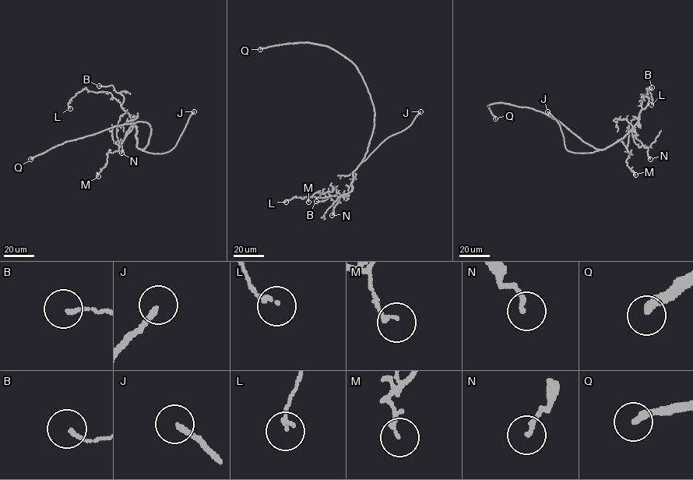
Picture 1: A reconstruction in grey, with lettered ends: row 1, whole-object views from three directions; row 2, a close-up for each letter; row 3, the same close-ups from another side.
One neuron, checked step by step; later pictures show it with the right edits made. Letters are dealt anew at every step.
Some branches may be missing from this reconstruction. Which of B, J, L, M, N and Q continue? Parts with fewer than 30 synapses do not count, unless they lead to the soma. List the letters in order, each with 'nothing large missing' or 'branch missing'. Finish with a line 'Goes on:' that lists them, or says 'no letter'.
B: nothing large missing
J: branch missing
L: nothing large missing
M: nothing large missing
N: nothing large missing
Q: branch missing
Goes on: J, Q

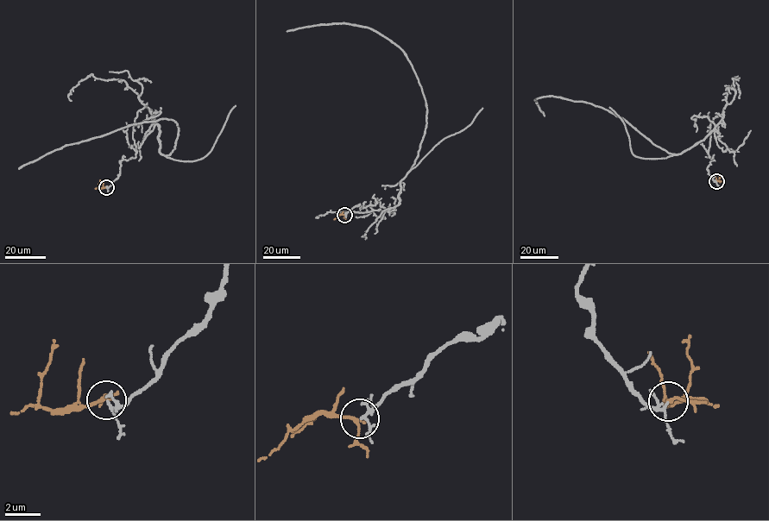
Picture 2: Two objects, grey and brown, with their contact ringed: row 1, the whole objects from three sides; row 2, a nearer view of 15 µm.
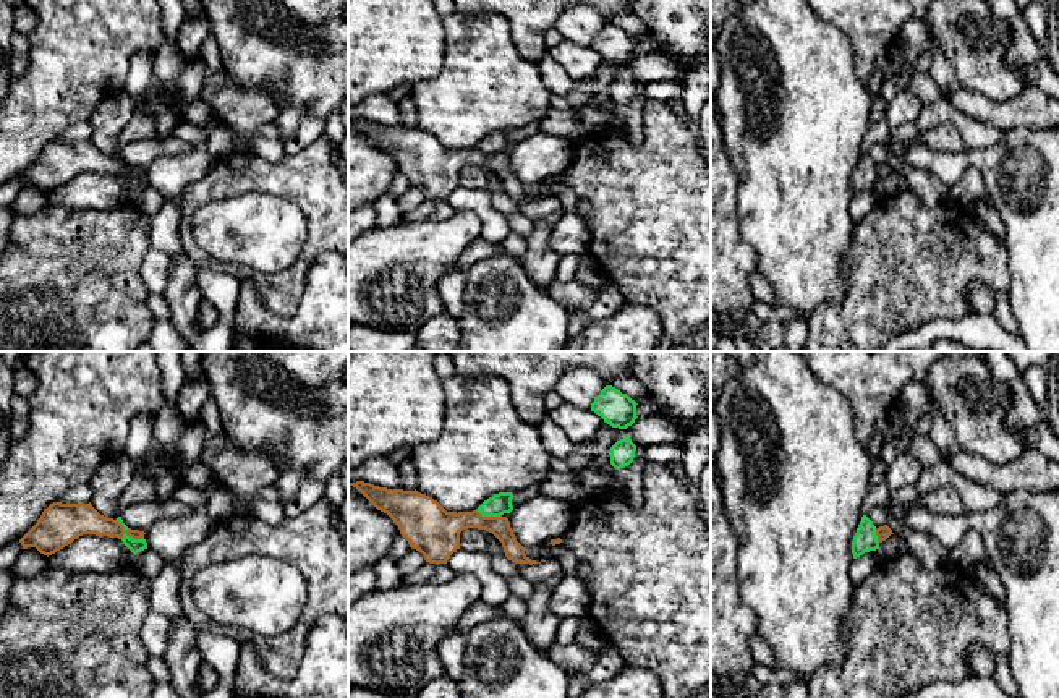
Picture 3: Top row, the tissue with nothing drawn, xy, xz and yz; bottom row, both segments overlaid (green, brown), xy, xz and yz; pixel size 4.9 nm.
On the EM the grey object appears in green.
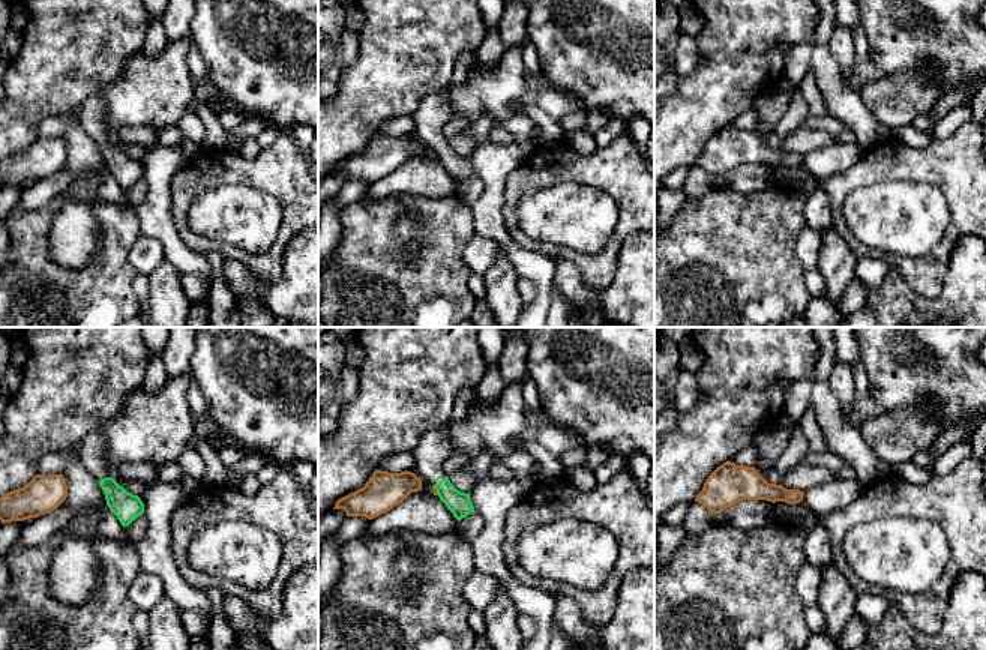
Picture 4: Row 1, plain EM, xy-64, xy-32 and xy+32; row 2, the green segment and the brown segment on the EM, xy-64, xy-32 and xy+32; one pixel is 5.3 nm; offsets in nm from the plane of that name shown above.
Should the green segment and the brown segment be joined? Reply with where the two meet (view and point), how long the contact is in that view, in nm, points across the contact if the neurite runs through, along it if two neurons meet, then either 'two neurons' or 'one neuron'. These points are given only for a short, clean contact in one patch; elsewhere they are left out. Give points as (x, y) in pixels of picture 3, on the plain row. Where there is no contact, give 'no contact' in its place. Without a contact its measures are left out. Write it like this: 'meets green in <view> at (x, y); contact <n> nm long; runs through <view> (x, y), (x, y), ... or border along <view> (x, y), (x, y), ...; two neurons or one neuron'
meets green in xy at (127, 172); contact 170 nm long; border along xy (115, 157), (130, 174), (143, 175); two neurons

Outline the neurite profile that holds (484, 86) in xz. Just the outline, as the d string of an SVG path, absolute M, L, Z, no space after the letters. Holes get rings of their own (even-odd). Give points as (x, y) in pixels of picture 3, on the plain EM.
M455 11L442 16L445 60L434 79L413 84L410 99L416 105L416 128L437 138L447 149L473 149L499 130L518 130L538 123L551 109L538 63L525 60L500 13Z

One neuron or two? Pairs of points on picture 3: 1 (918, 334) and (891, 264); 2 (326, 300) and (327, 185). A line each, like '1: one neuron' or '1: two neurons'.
1: two neurons
2: two neurons

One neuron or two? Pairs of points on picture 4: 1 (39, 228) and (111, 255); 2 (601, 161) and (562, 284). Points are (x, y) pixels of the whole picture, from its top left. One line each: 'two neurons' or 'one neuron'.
1: one neuron
2: two neurons

